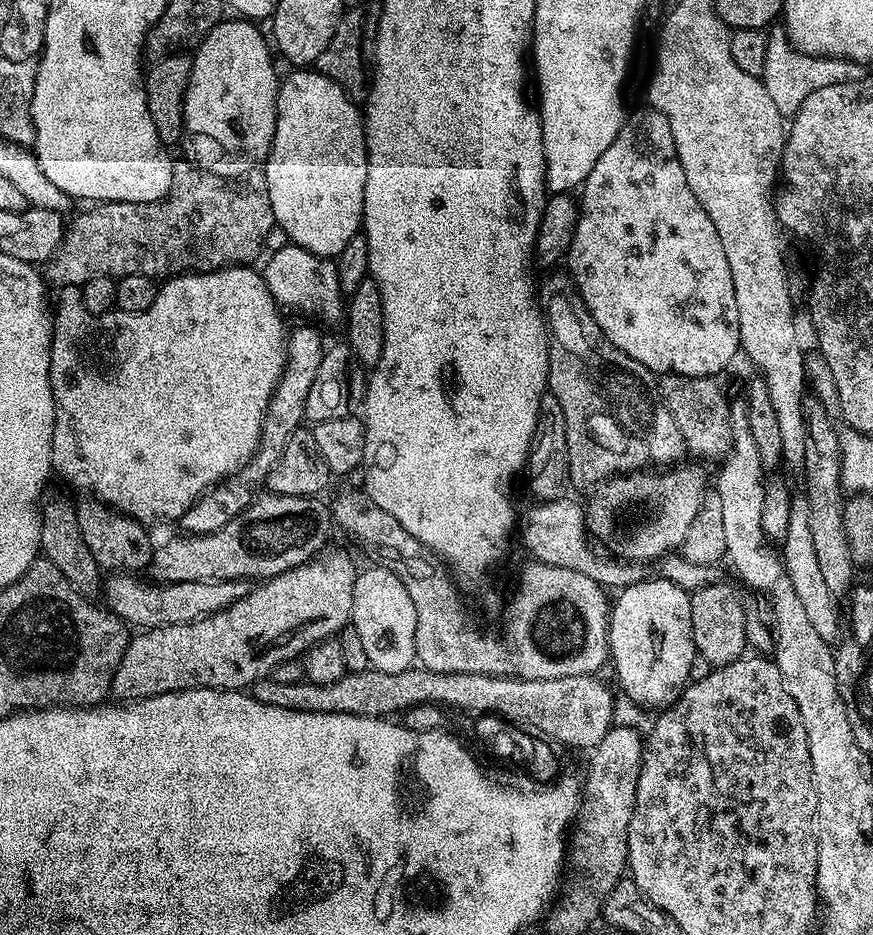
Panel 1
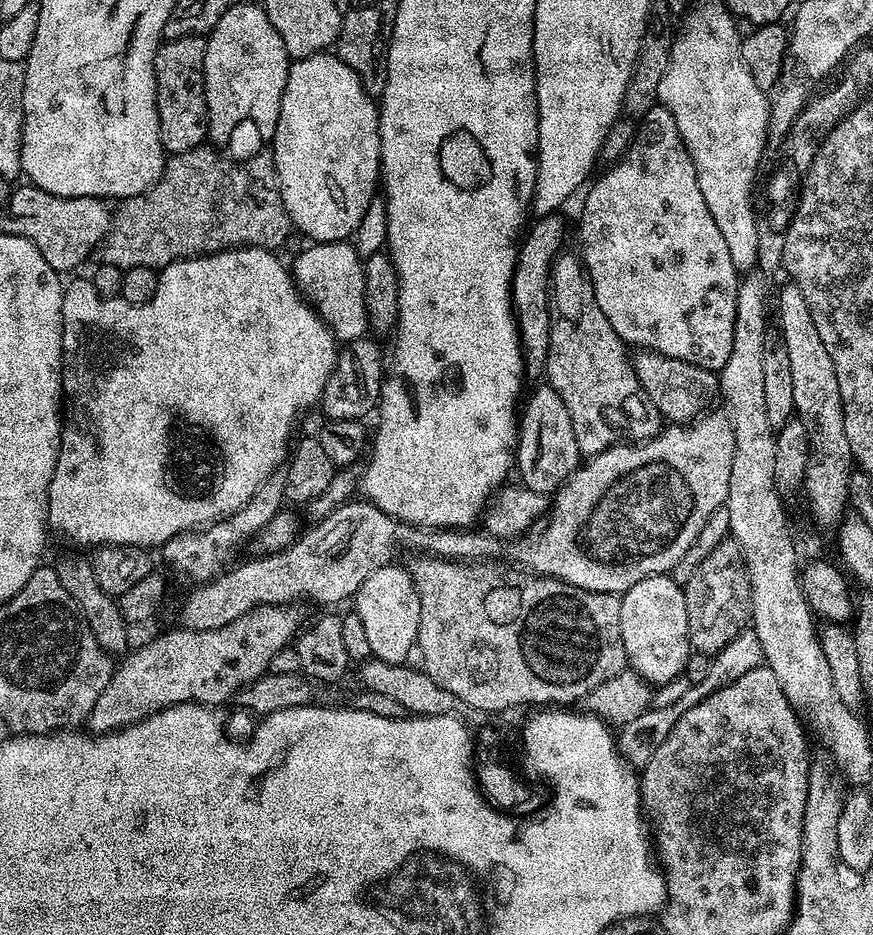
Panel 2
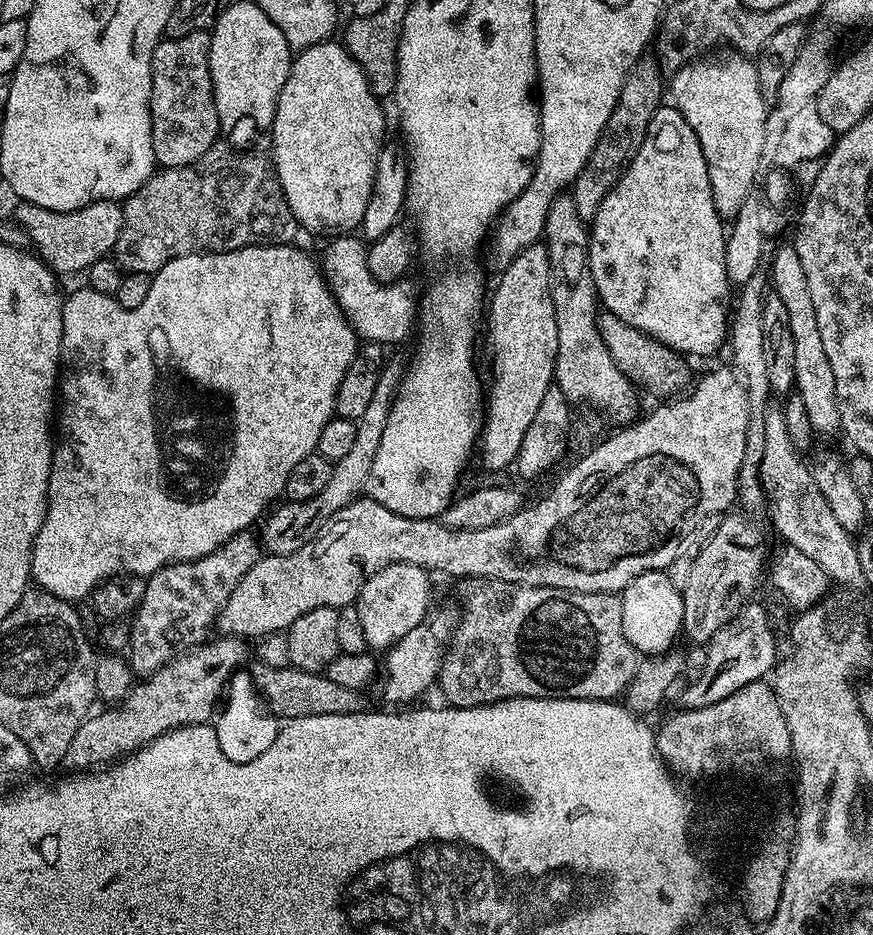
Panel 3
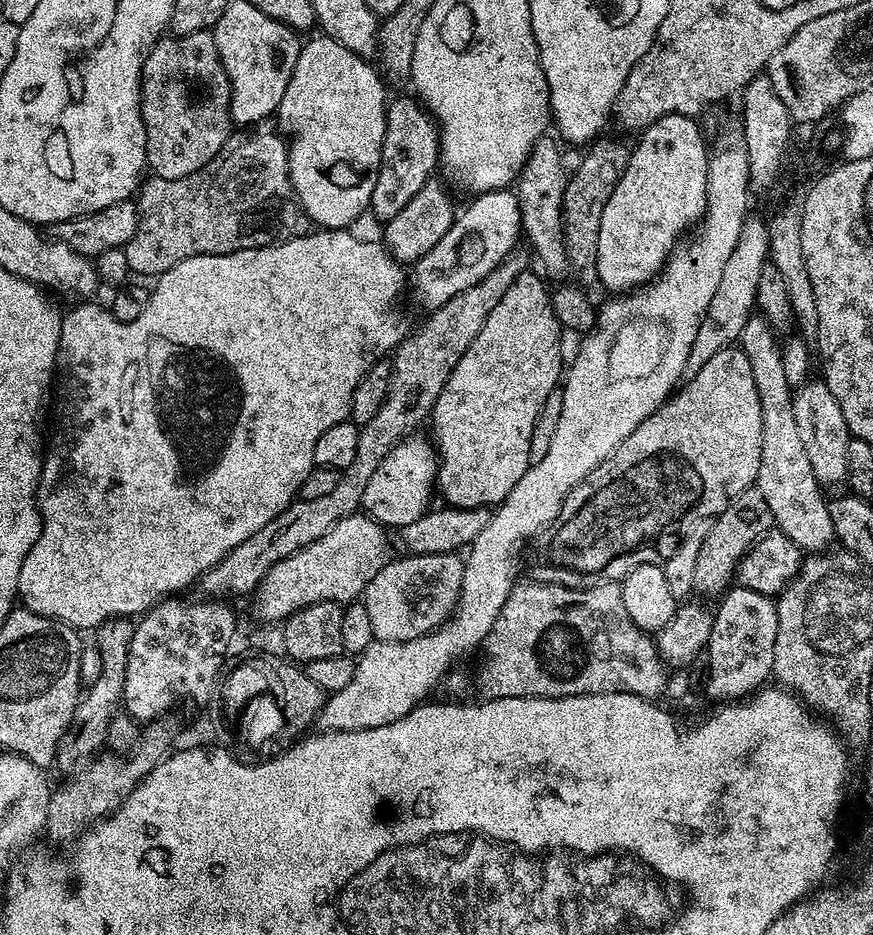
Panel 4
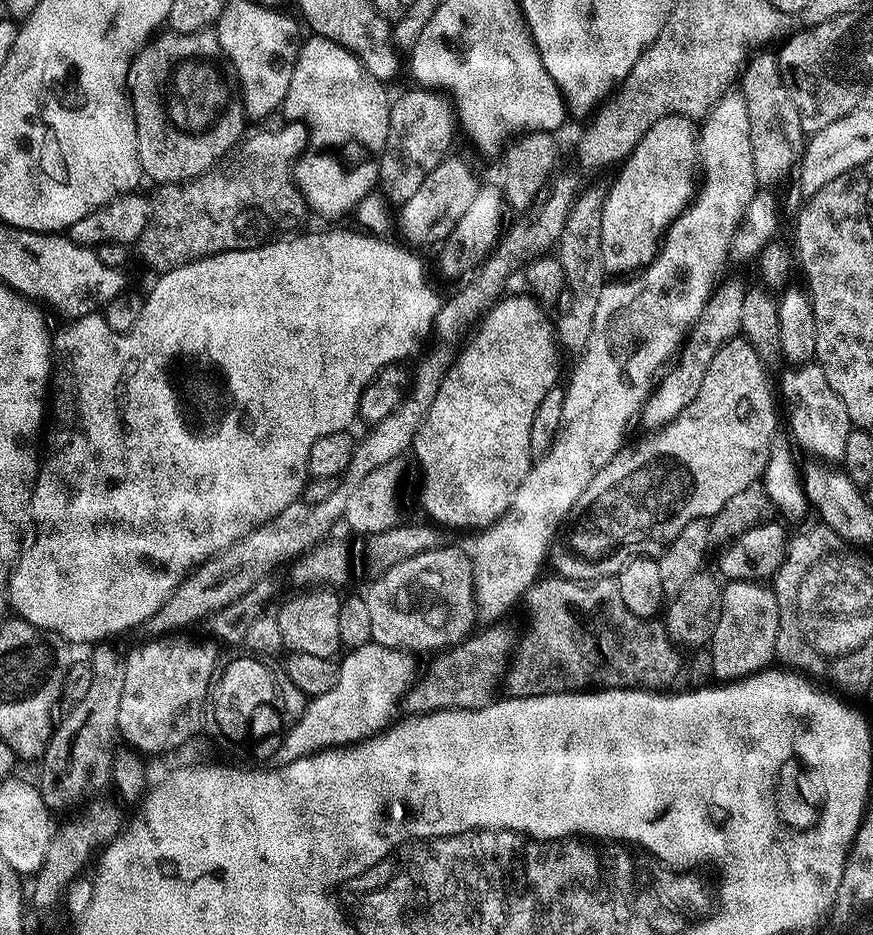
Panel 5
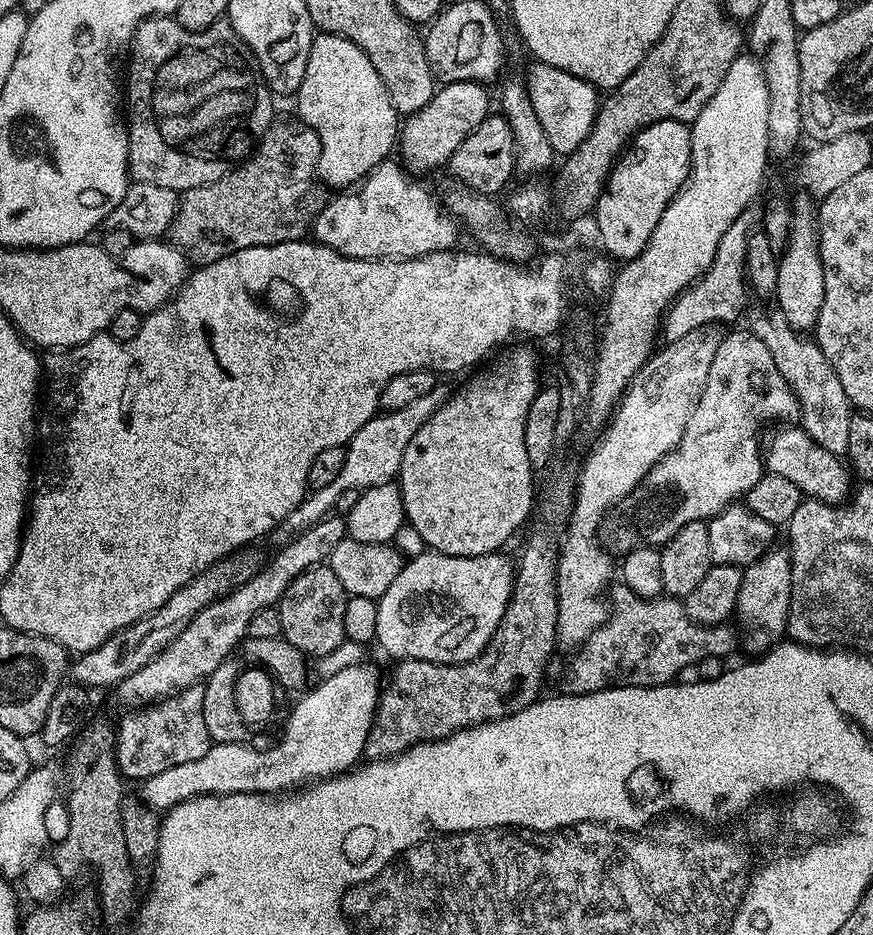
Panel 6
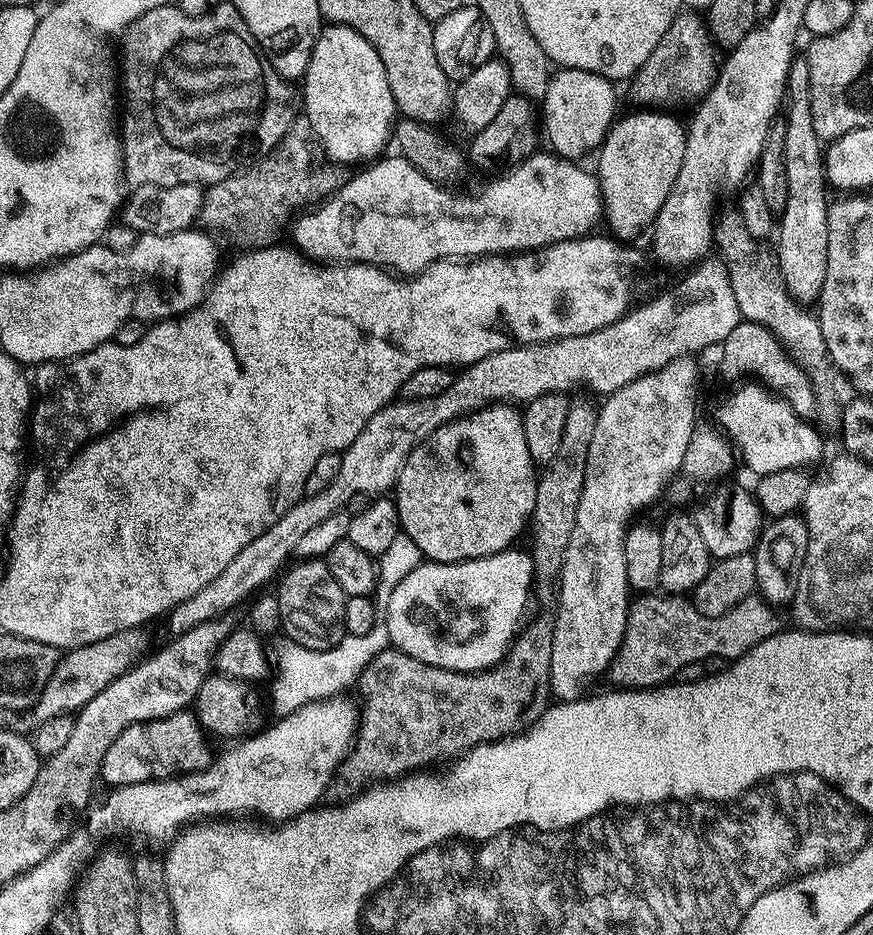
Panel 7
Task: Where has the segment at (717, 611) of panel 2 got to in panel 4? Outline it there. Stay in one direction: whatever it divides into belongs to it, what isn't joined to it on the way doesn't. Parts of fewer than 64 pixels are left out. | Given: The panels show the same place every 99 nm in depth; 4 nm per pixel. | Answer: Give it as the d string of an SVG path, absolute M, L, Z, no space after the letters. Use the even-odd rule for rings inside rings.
M756 486L738 494L726 505L712 522L712 532L706 534L702 550L698 554L698 566L694 566L694 589L704 596L723 597L736 575L737 558L747 552L750 545L770 531L770 517L765 498ZM721 552L724 556L716 556Z

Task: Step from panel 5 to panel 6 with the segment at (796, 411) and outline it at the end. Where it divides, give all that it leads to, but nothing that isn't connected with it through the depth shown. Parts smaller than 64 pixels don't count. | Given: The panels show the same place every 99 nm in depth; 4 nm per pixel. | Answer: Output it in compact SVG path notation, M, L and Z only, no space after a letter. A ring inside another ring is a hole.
M772 310L765 316L758 317L750 324L750 328L758 339L766 342L778 370L786 378L800 404L799 427L810 434L810 438L814 438L814 442L818 442L822 450L830 450L830 454L843 457L848 451L850 418L854 415L854 409L826 354L822 354L815 339L809 338L803 331L793 329L779 310Z

